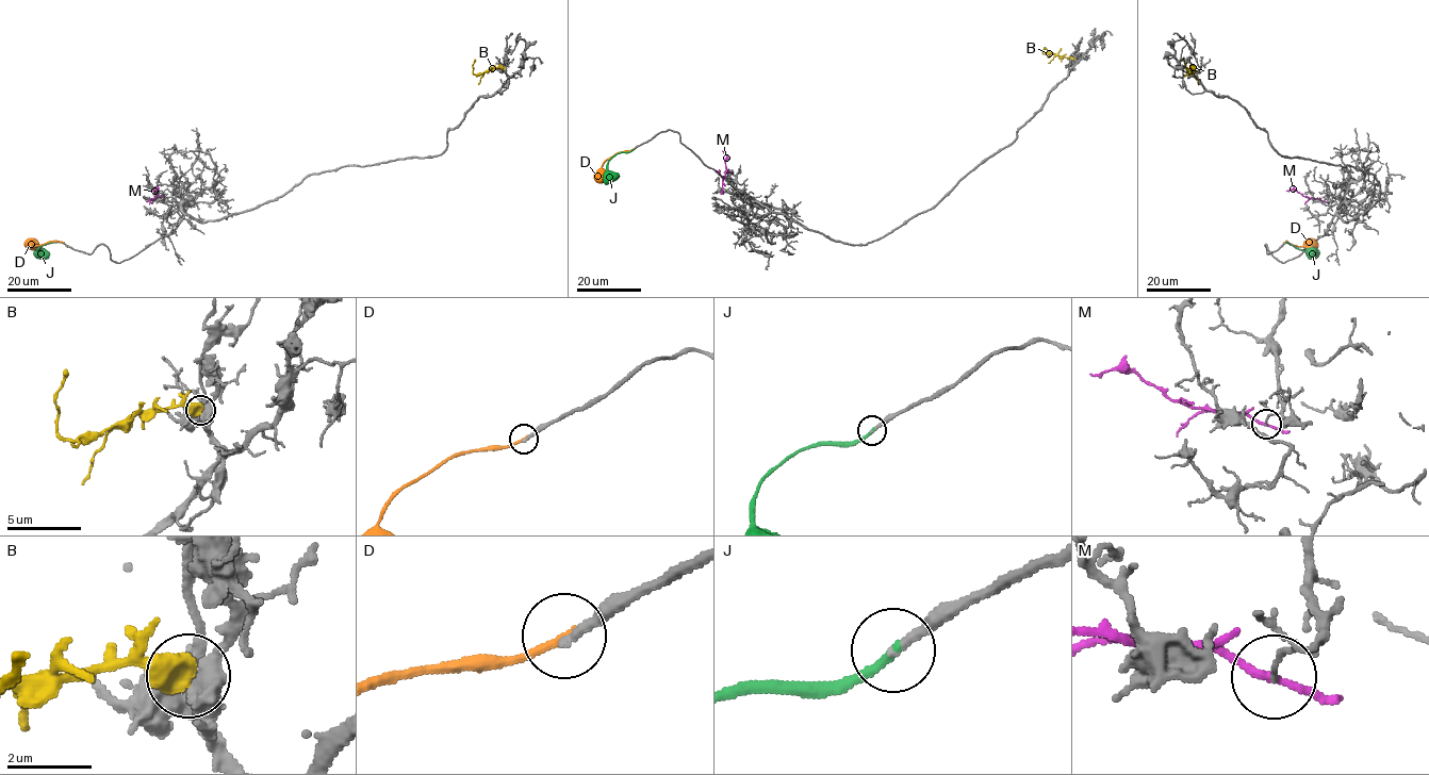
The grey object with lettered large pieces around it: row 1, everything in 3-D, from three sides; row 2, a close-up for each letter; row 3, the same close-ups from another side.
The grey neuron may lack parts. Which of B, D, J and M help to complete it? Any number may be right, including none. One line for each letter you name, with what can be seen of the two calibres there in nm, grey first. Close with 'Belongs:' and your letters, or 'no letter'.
J: calibres 200 and 220 nm
Belongs: J

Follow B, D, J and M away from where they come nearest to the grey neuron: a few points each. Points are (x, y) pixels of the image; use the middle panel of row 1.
B: (1073, 59), (1042, 53), (1045, 47)
D: (633, 149), (619, 152), (603, 163), (596, 176), (600, 182)
J: (633, 149), (618, 152), (609, 161), (607, 171), (611, 182)
M: (722, 188), (726, 168), (722, 151)

